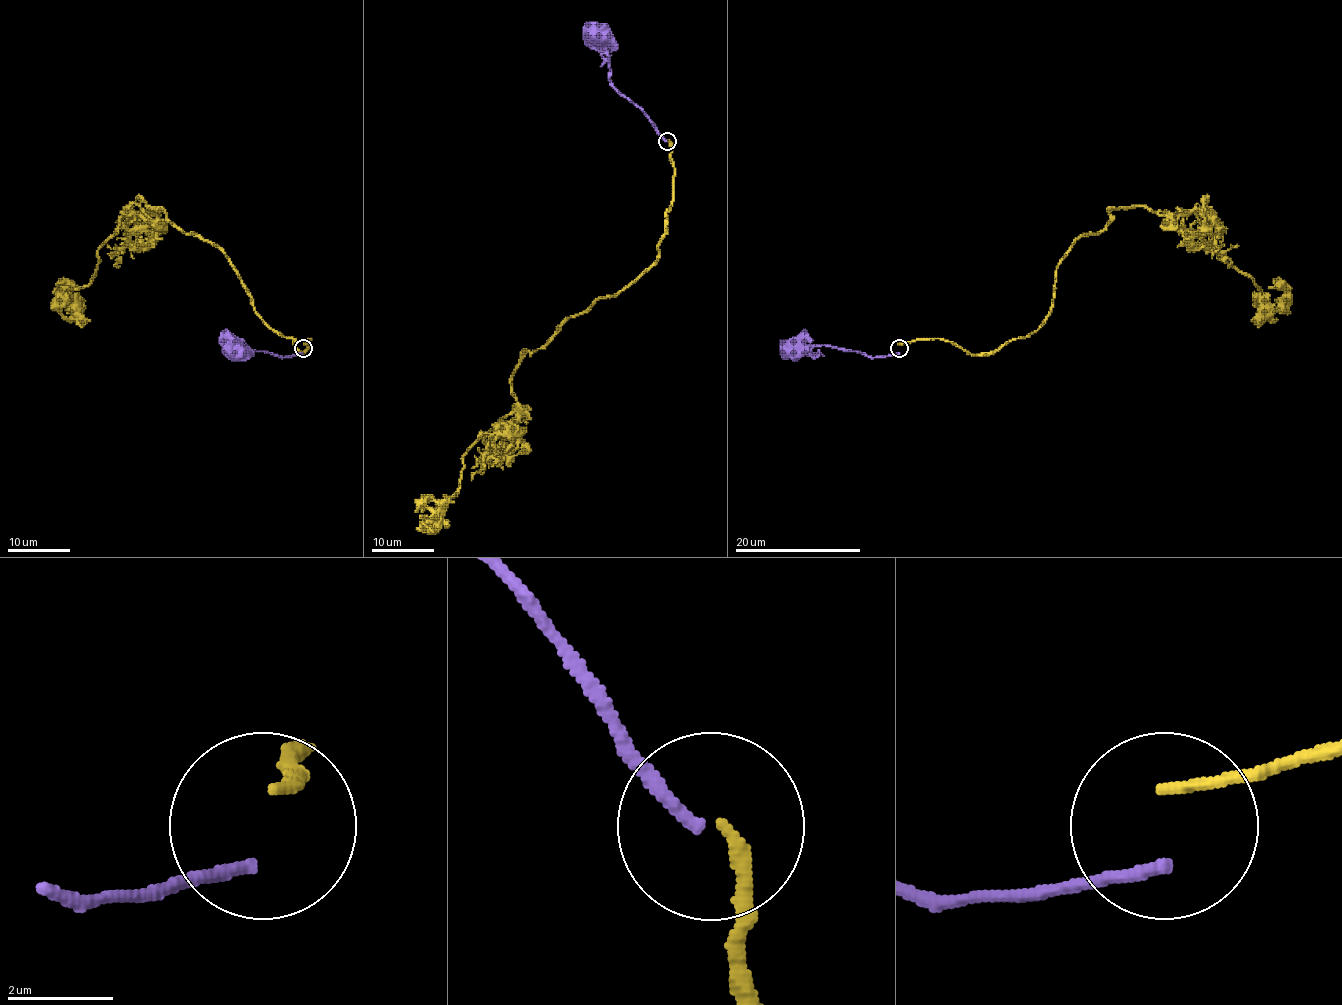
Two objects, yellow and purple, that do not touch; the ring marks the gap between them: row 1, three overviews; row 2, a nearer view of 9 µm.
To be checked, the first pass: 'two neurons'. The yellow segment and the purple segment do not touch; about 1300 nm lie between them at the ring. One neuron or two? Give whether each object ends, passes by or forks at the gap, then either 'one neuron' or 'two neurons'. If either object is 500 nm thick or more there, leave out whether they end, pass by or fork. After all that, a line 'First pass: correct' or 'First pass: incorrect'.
yellow ends | purple ends | one neuron
First pass: incorrect

